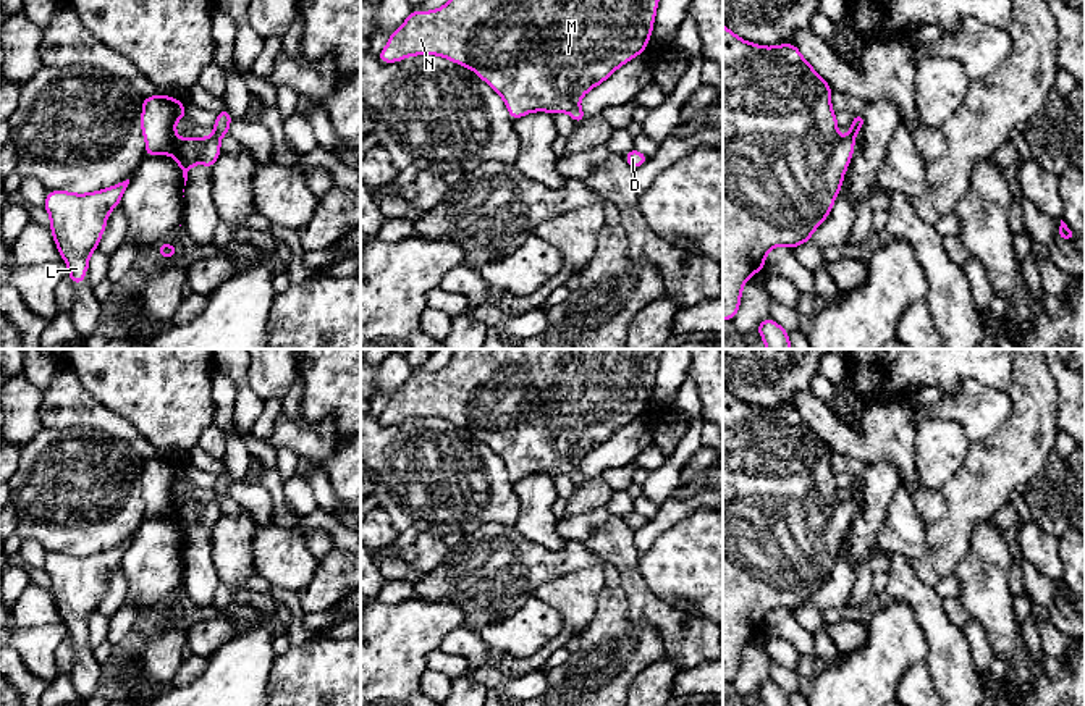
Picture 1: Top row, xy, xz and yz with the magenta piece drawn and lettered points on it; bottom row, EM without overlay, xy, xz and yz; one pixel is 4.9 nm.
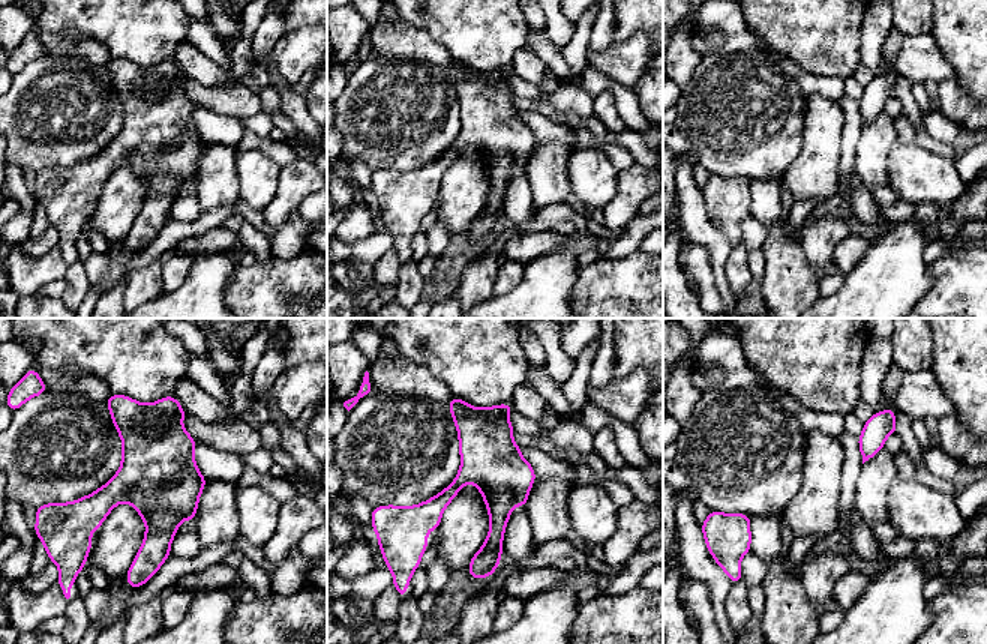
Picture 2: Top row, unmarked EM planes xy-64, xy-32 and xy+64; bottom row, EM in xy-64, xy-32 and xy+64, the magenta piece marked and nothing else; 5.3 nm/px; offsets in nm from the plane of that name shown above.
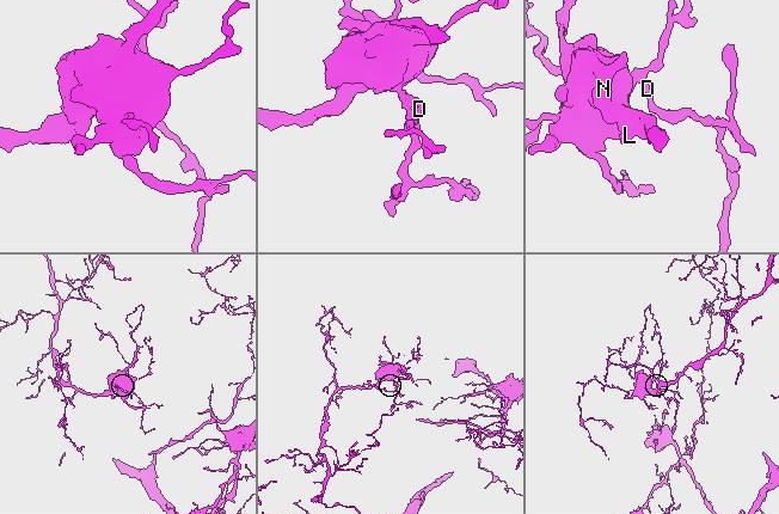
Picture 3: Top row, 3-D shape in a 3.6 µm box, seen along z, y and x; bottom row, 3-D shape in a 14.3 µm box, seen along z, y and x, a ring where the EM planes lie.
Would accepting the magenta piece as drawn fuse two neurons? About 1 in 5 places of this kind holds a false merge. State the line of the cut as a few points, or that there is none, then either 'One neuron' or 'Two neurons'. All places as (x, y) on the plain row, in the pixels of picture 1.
No split. One neuron

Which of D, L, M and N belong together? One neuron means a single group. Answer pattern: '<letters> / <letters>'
D L M N

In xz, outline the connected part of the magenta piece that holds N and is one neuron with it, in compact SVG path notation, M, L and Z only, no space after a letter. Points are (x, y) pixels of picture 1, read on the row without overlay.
M454 349L453 359L441 370L412 372L377 418L382 425L414 417L448 420L483 441L505 462L513 481L534 473L566 473L577 486L587 480L579 469L580 460L645 414L663 352L665 349Z

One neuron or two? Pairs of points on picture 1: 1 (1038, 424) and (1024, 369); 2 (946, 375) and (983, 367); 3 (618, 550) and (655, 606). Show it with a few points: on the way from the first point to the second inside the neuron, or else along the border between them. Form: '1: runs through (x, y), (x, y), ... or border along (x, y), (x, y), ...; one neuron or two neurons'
1: runs through (1034, 411), (1032, 382); one neuron
2: runs through (956, 367), (974, 367); one neuron
3: runs through (626, 564), (633, 584), (641, 592); one neuron

